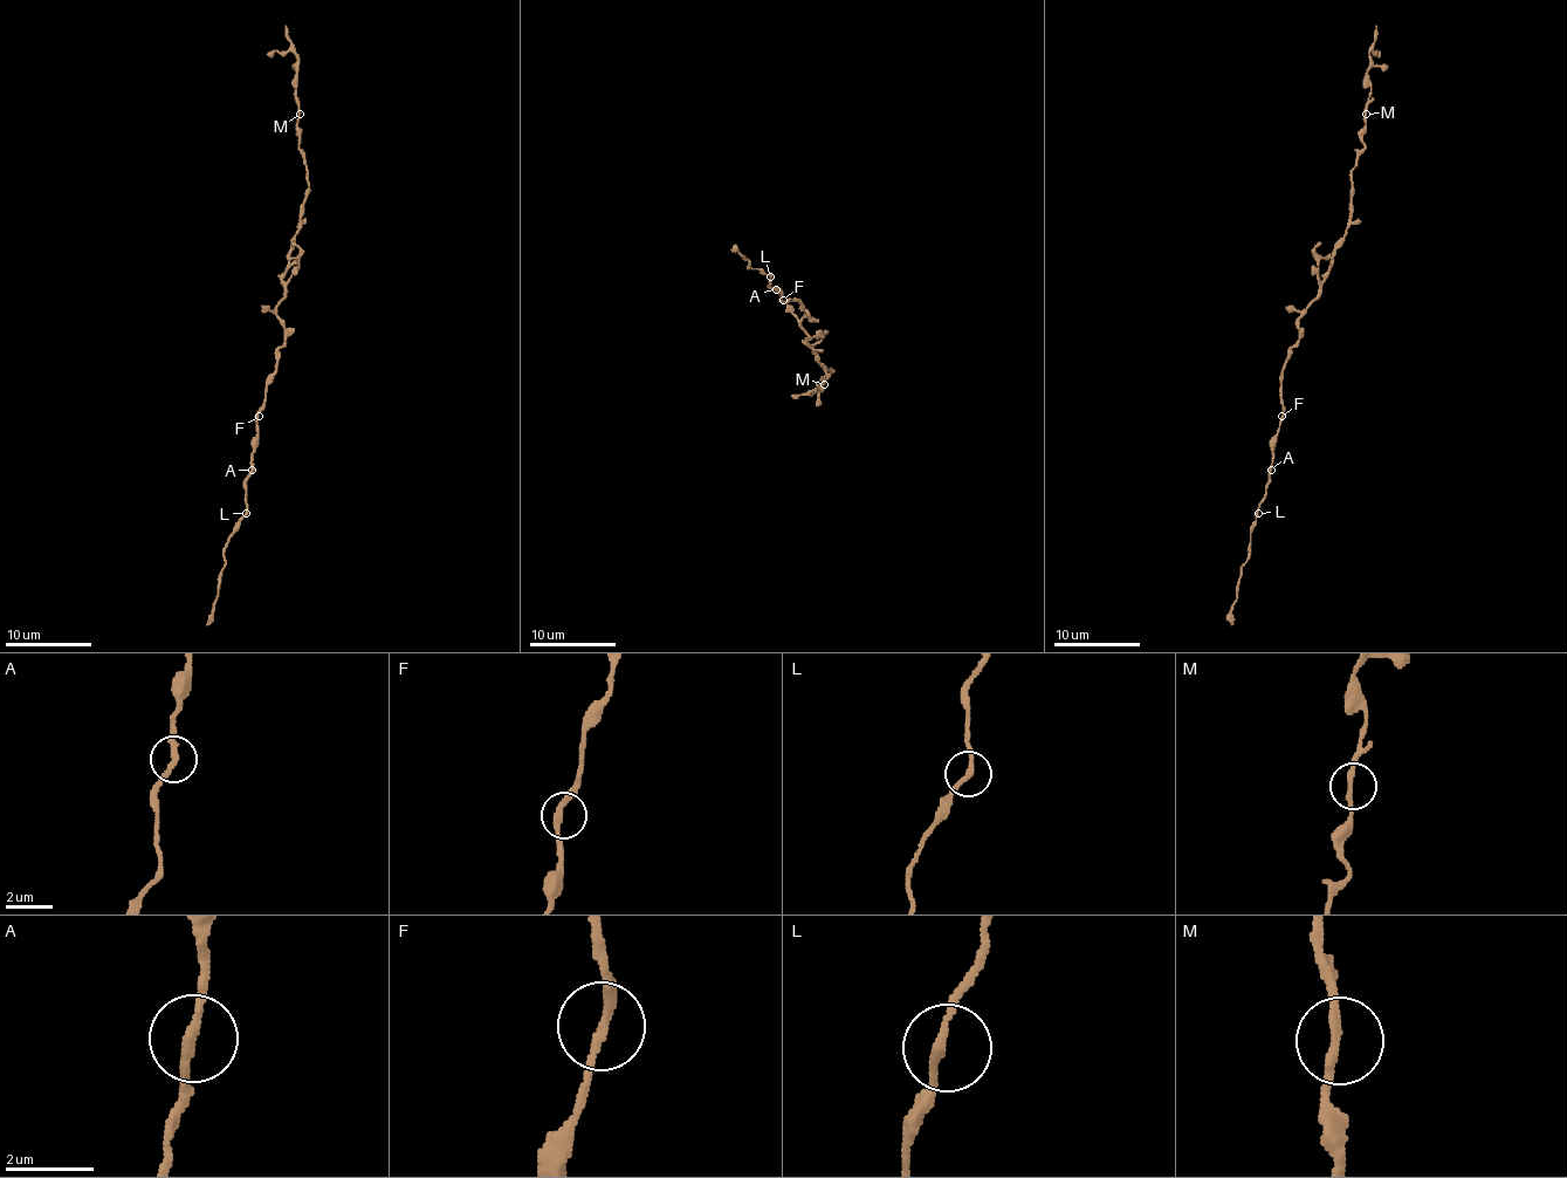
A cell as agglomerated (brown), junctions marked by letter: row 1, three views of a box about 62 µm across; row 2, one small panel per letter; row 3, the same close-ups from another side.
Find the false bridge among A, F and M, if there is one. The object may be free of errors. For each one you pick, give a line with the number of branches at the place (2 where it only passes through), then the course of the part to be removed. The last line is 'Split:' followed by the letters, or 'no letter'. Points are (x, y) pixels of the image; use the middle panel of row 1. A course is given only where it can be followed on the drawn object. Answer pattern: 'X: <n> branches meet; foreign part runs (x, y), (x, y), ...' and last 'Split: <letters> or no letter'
Split: no letter

